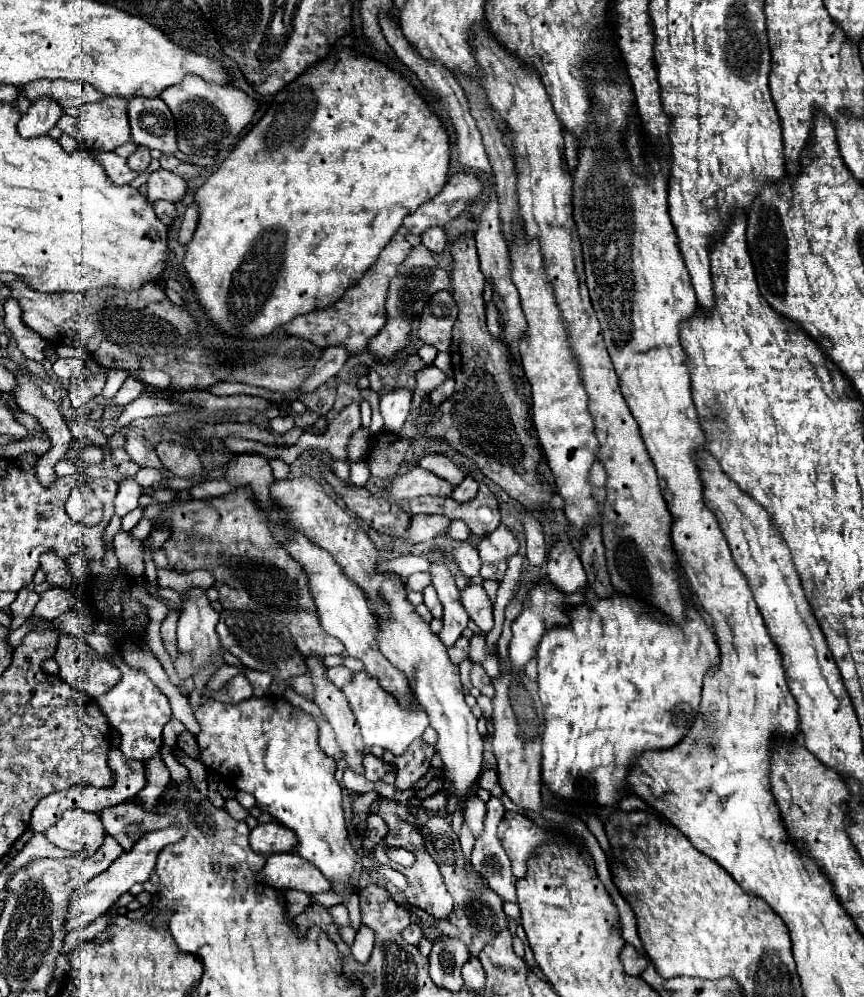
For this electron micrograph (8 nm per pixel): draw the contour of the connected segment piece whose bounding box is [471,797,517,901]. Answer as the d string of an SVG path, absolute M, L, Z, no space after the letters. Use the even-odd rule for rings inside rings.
M491 797L487 801L485 831L483 831L483 837L475 841L471 863L479 875L487 877L491 889L499 897L503 897L503 901L517 901L517 893L515 893L517 877L513 875L511 859L507 857L497 837L497 825L501 823L503 815L505 815L505 807L501 799Z

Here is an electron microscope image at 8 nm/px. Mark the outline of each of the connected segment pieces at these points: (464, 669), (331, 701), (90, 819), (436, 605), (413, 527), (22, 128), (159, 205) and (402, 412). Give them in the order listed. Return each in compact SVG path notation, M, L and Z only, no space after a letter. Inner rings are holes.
M466 659L459 664L460 679L465 690L469 690L472 688L472 684L470 681L470 669L472 668L472 664L473 663L470 659Z
M309 657L307 667L311 669L315 677L315 703L325 715L325 719L331 723L337 743L343 751L343 759L347 761L347 767L355 771L357 775L365 775L365 769L363 769L365 745L363 745L359 725L347 705L345 695L341 693L339 687L331 685L325 679L325 667L317 657Z
M67 809L63 817L45 831L45 837L61 849L89 857L101 847L105 829L97 813L89 813L85 809Z
M433 585L425 587L423 597L425 597L423 603L425 603L427 609L433 613L433 617L441 619L441 617L443 617L443 605L441 605L441 601L439 601L439 597L437 597L437 593L435 593L435 589L433 589Z
M411 515L407 527L407 541L409 543L423 543L437 535L443 535L449 527L449 519L443 515Z
M41 99L41 101L33 103L31 109L19 119L17 131L27 139L47 135L49 129L55 127L55 123L59 121L61 115L63 115L63 111L53 99Z
M155 201L153 207L155 207L157 217L159 217L165 225L171 225L171 223L173 223L173 217L175 217L175 213L177 213L177 209L175 209L173 203L167 203L167 201Z
M397 389L381 397L381 415L385 421L385 429L391 433L399 433L409 417L411 407L411 391L409 389Z

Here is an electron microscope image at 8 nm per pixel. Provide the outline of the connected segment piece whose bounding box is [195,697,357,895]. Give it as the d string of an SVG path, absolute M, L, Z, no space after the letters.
M251 697L247 701L229 705L219 701L205 701L195 719L201 727L197 743L201 747L201 763L213 773L221 773L230 785L241 791L253 793L257 807L271 813L281 825L297 835L297 845L293 853L313 863L327 879L337 895L345 895L349 889L349 879L357 863L357 851L351 845L345 815L343 815L343 793L341 785L335 781L335 761L327 757L317 743L317 725L309 713L289 705L283 697Z

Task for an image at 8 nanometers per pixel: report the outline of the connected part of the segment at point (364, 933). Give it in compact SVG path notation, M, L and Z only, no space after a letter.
M361 925L356 933L355 941L351 946L351 952L361 964L366 964L371 956L375 943L375 935L371 929L365 925Z

